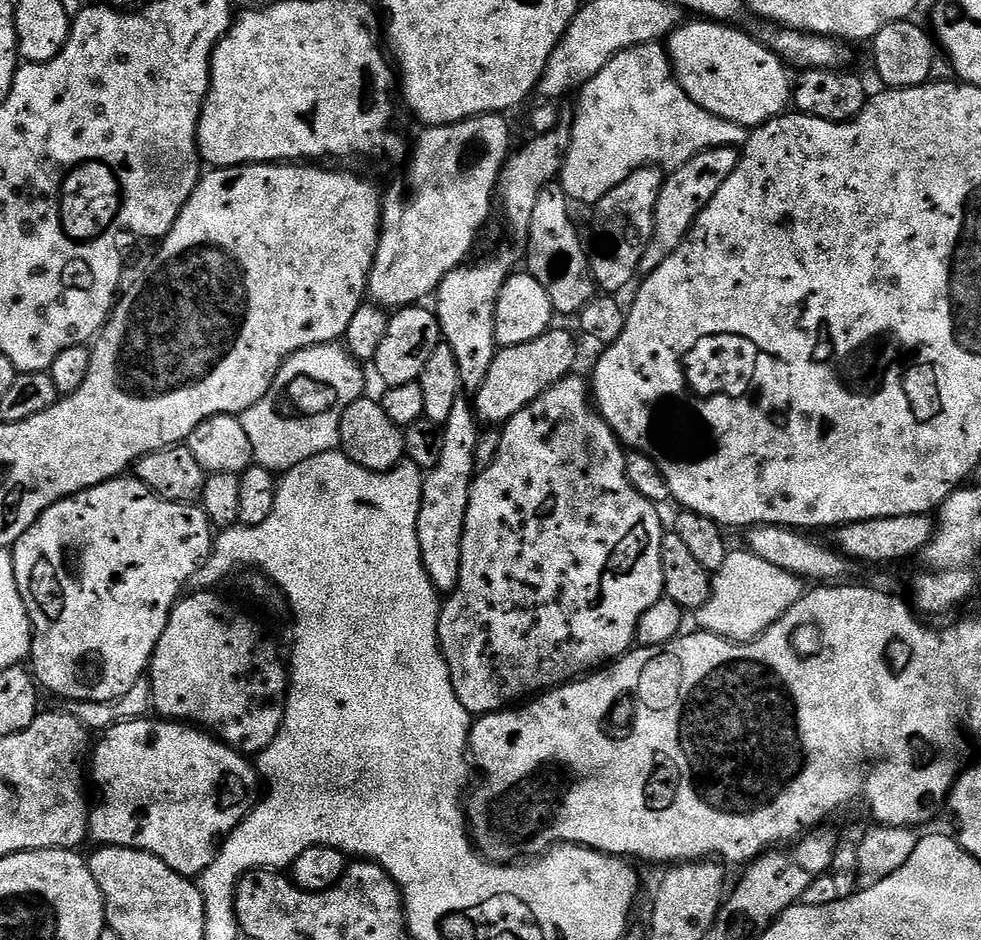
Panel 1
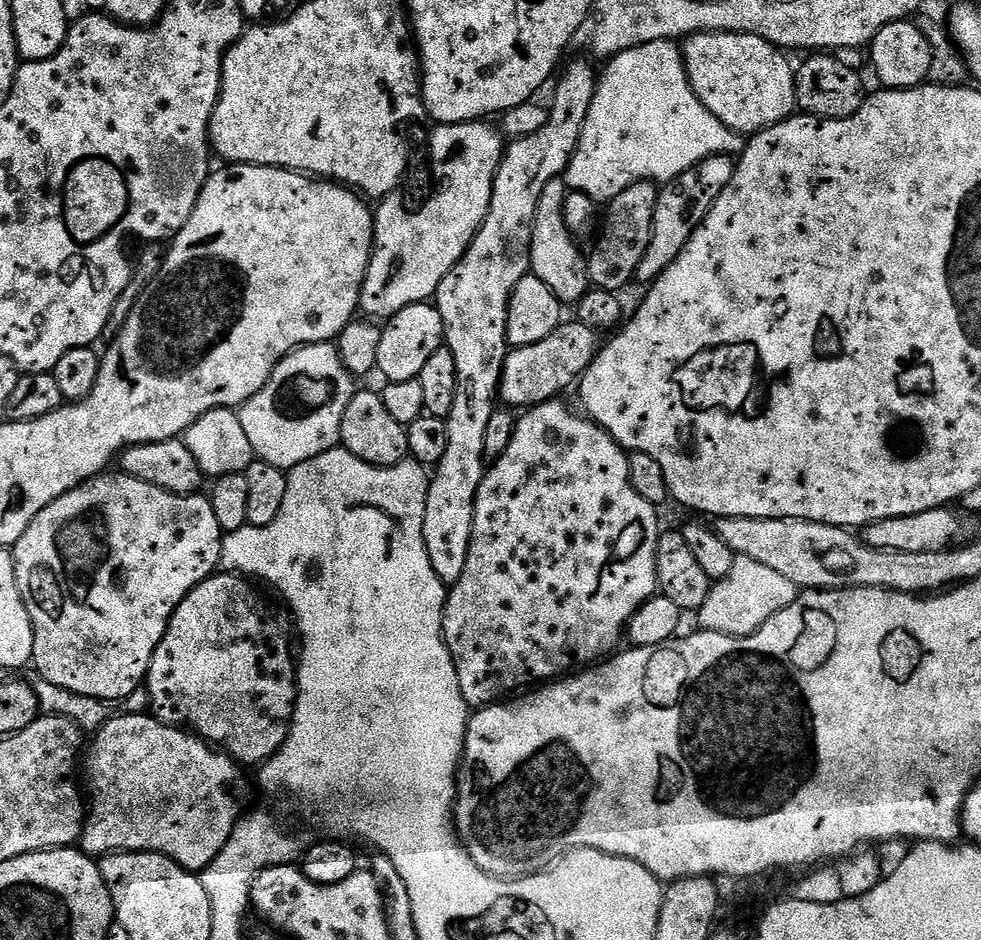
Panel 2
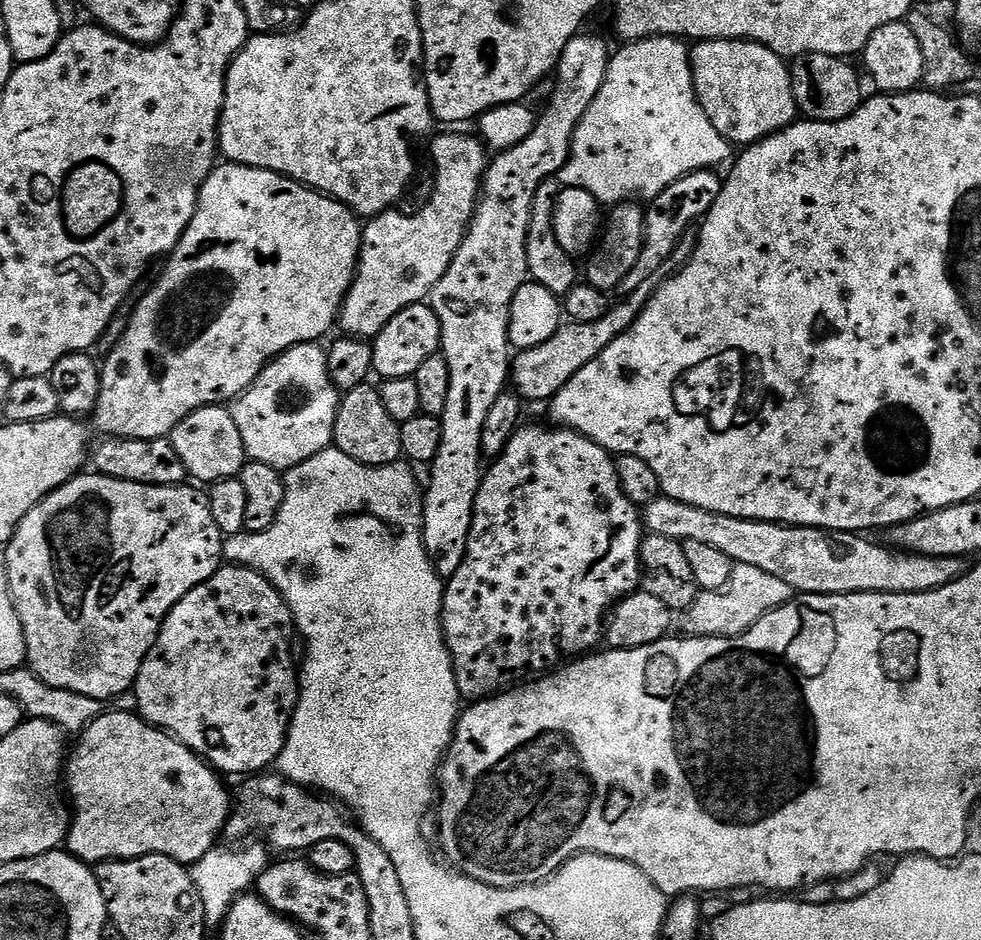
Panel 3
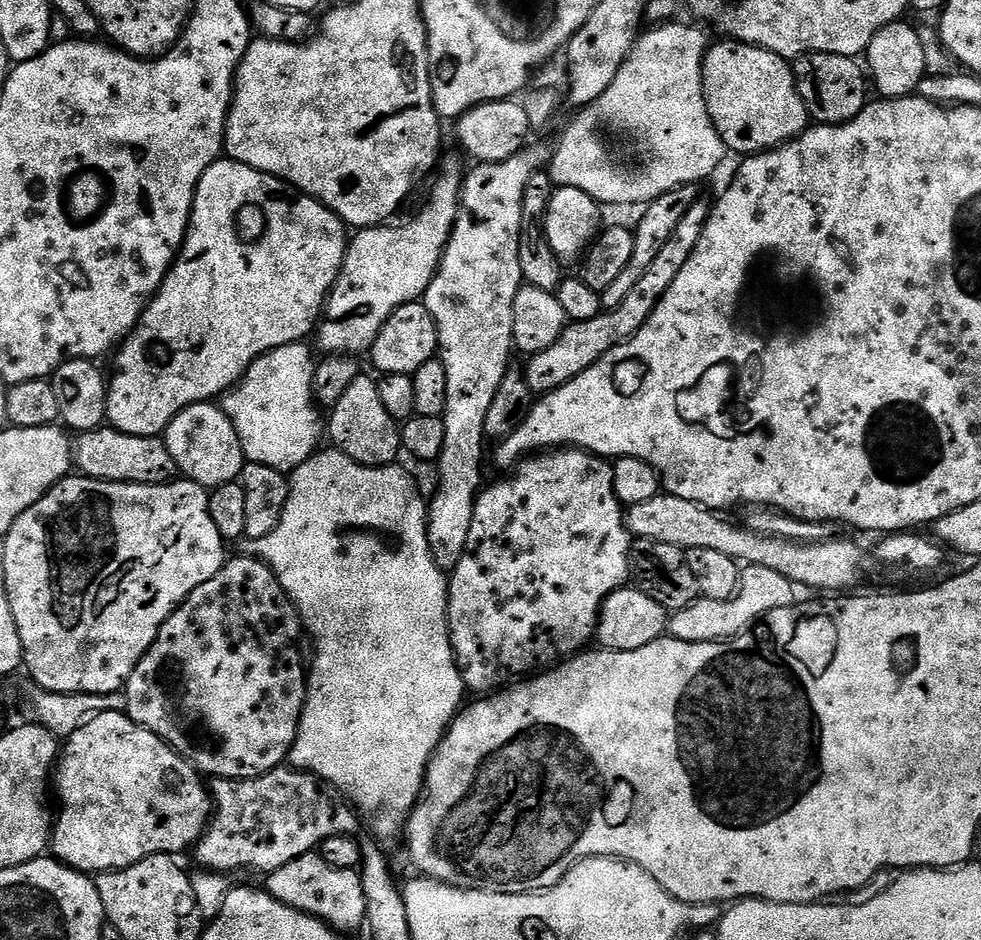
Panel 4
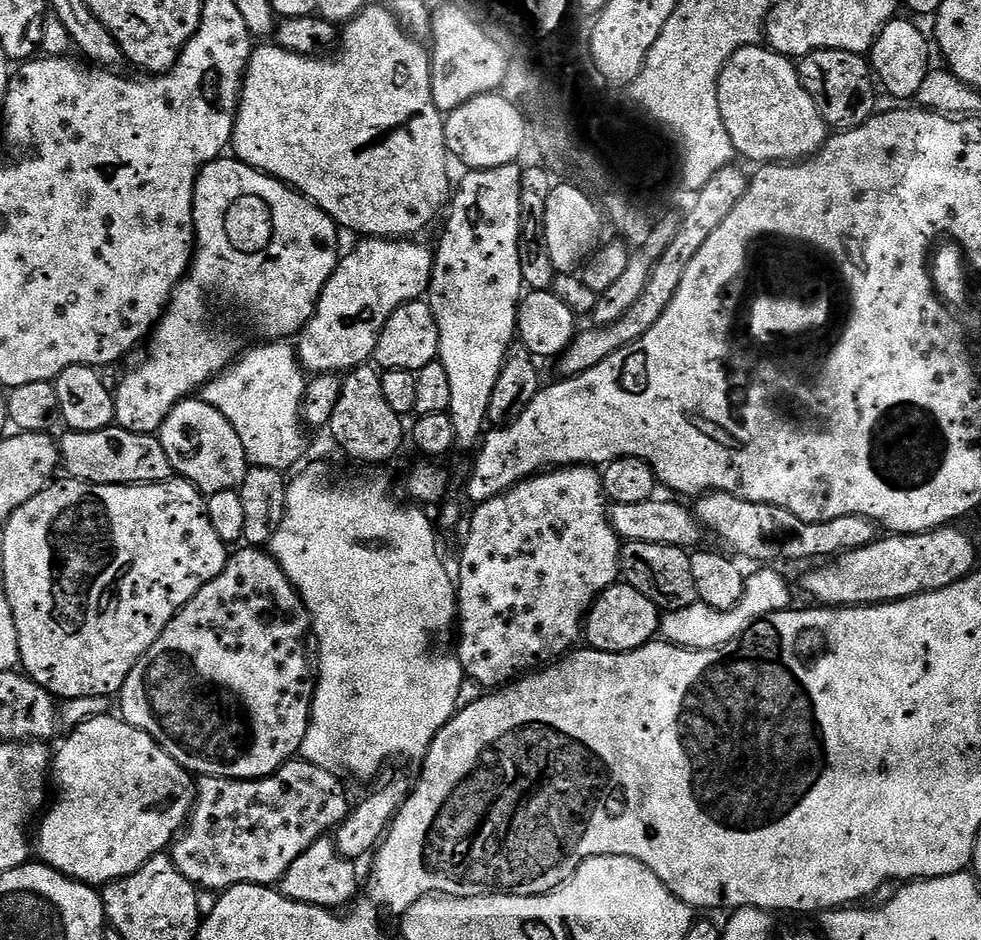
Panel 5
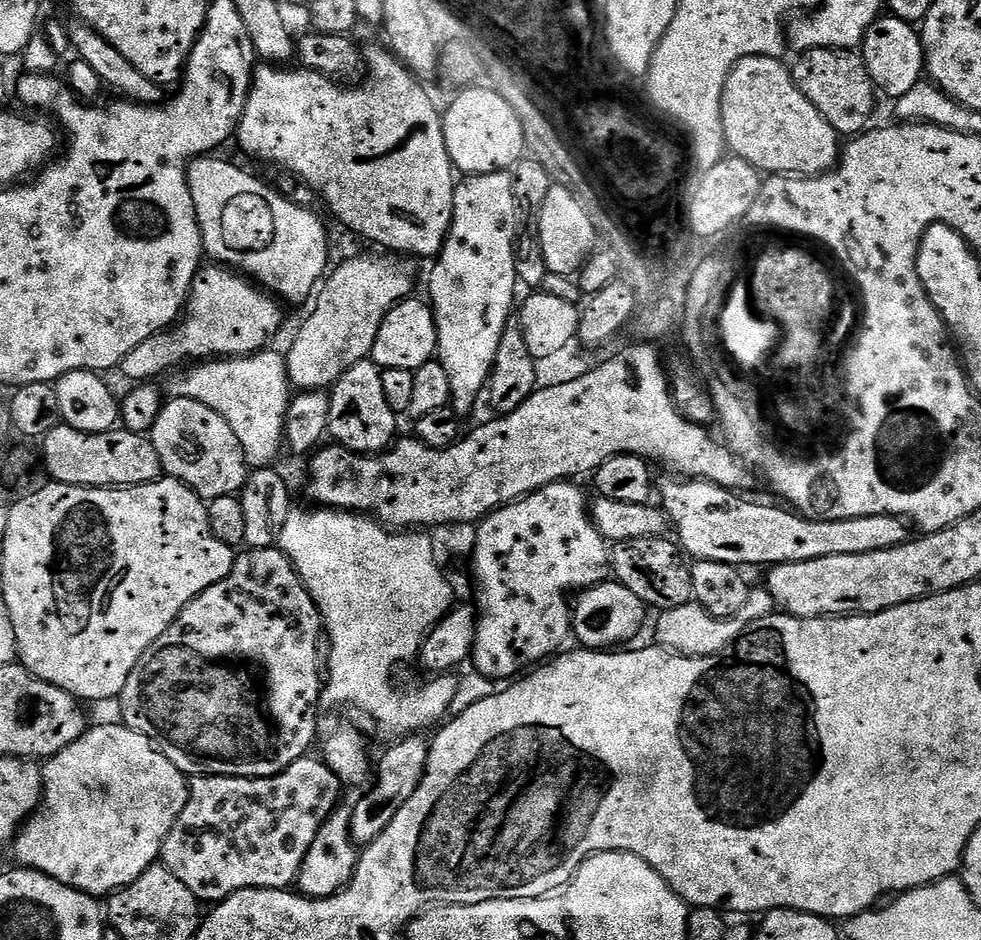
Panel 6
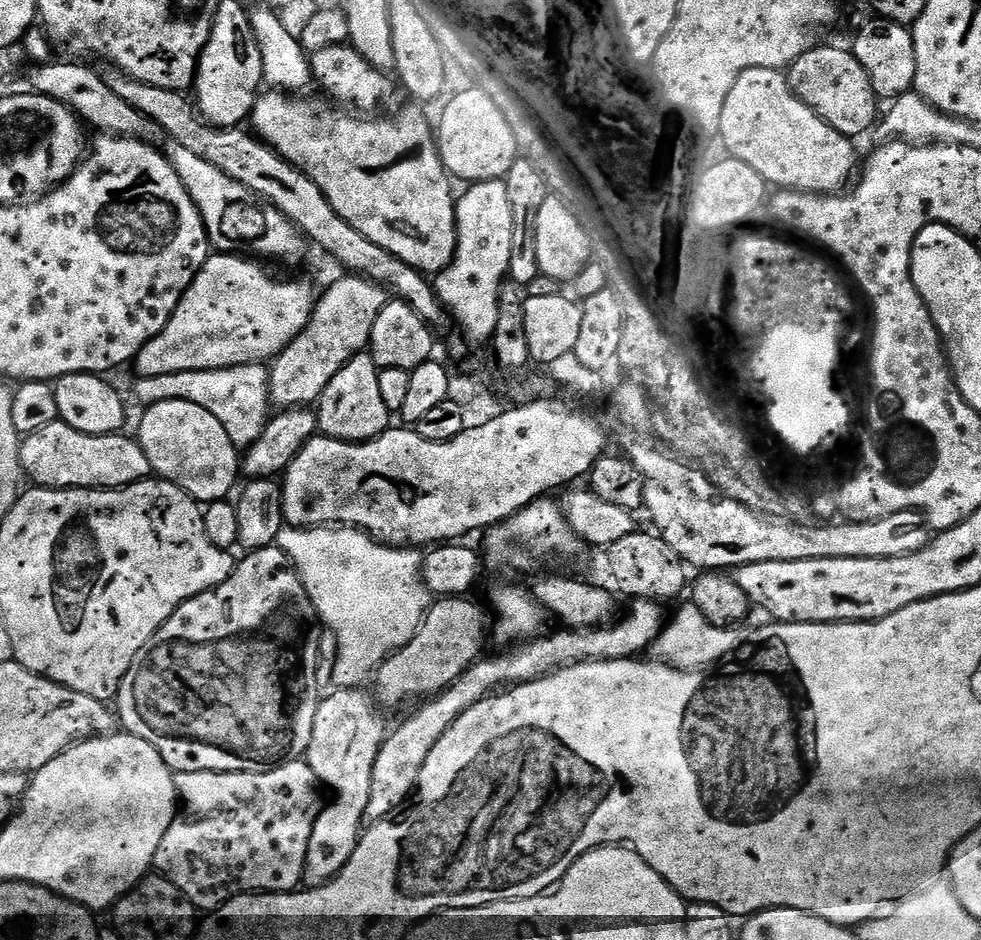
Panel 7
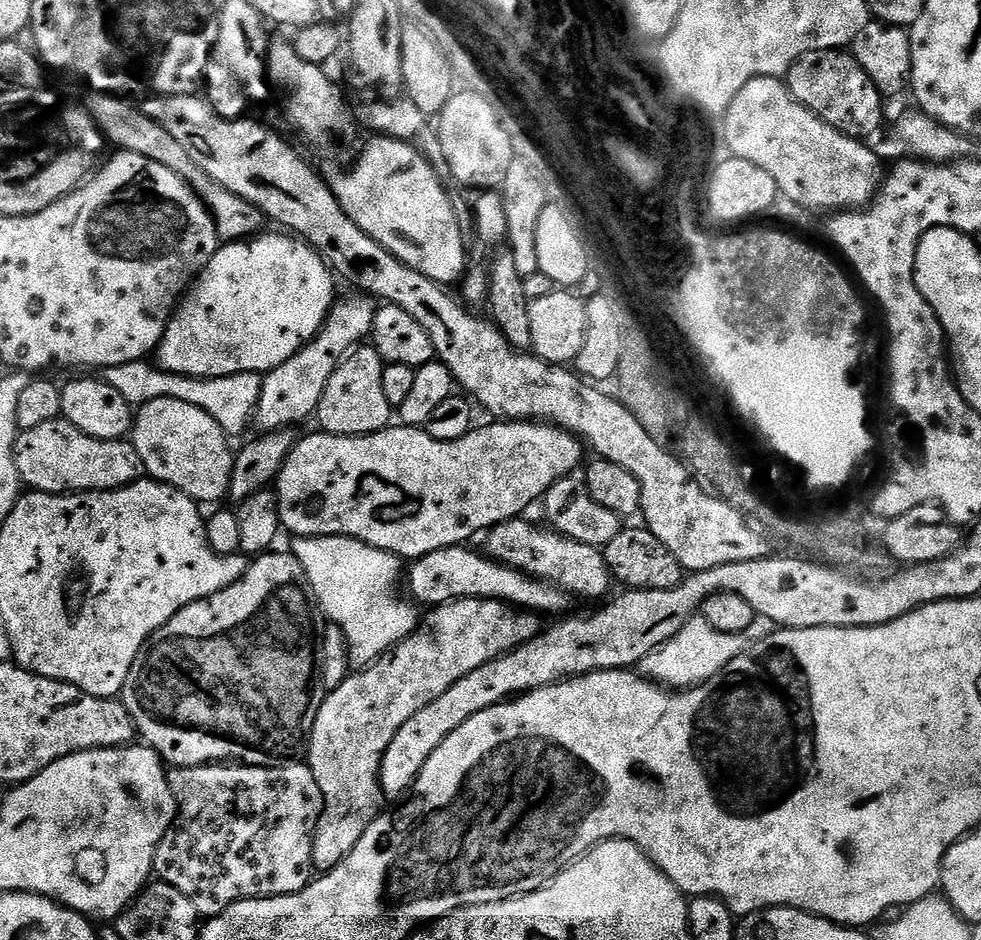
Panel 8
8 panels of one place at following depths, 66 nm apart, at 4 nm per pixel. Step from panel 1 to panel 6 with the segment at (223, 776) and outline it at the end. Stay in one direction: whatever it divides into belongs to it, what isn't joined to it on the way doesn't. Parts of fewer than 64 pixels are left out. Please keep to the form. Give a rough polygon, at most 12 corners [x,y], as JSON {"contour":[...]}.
{"contour":[[123,722],[43,765],[17,861],[93,898],[160,860],[189,777]]}

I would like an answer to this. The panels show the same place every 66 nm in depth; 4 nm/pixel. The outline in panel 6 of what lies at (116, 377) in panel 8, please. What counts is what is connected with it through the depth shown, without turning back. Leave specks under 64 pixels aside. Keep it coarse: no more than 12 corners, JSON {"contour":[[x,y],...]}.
{"contour":[[261,350],[177,371],[171,399],[230,422],[252,470],[277,463],[294,395]]}

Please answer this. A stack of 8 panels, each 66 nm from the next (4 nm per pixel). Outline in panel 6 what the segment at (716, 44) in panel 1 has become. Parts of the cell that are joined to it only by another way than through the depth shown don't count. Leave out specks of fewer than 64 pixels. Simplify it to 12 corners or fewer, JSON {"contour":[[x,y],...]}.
{"contour":[[747,56],[720,99],[724,143],[764,174],[819,176],[842,140],[789,65]]}

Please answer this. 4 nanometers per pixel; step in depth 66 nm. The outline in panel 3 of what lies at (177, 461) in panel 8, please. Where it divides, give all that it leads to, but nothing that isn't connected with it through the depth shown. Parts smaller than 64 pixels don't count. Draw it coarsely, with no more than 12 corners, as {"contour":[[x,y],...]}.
{"contour":[[224,406],[200,408],[170,439],[204,486],[239,477],[242,434]]}

